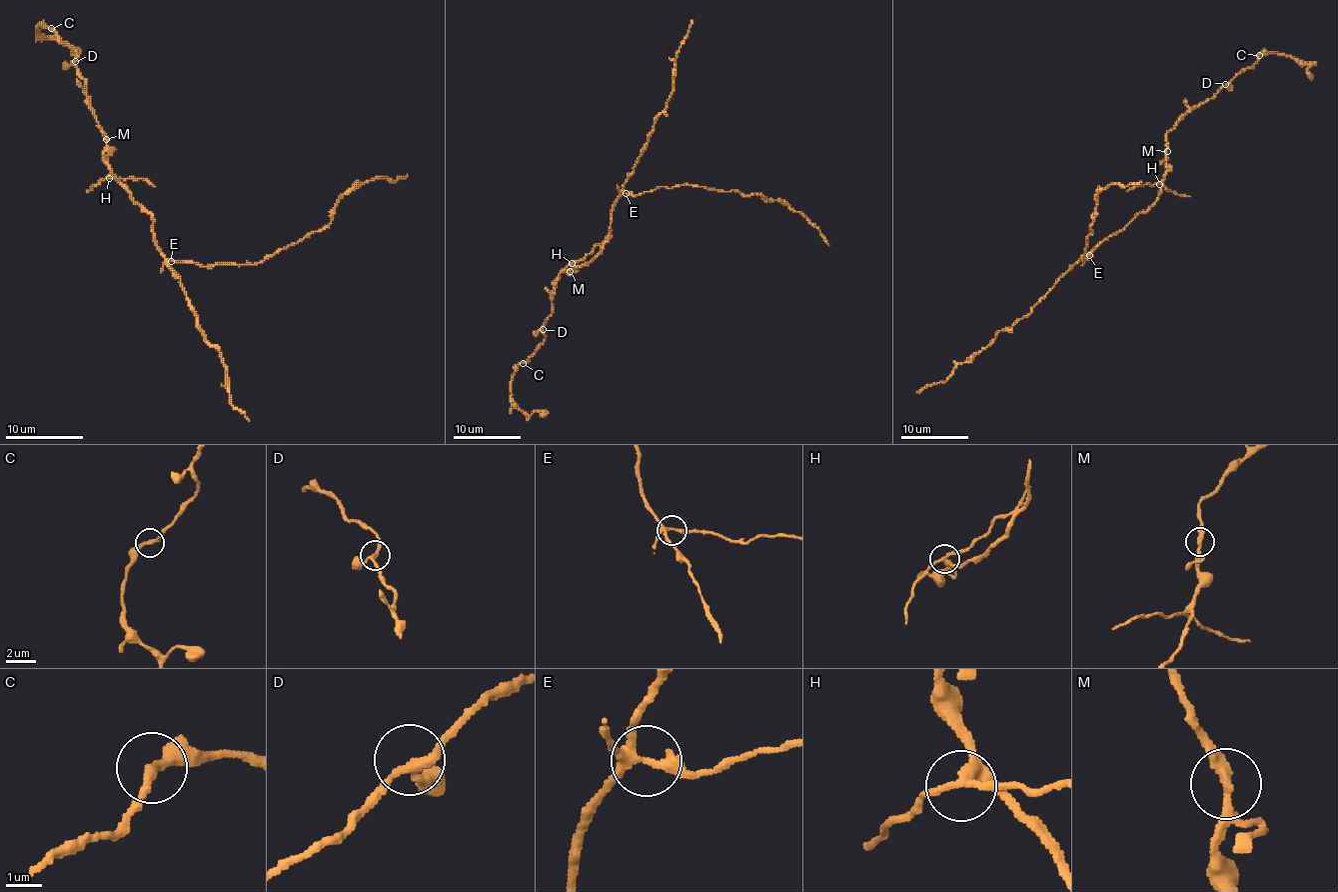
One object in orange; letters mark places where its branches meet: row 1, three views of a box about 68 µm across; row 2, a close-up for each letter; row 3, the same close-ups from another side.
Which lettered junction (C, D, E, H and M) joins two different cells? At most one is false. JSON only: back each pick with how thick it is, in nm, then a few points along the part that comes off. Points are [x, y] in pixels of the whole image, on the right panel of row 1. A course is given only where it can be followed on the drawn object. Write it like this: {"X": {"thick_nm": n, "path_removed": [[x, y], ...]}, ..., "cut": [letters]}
{"H": {"thick_nm": 260, "path_removed": [[1160, 184], [1138, 184], [1126, 191]]}, "cut": ["H"]}

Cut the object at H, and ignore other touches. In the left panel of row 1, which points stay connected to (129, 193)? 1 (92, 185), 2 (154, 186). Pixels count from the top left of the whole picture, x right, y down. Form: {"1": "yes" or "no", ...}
{"1": "no", "2": "no"}

